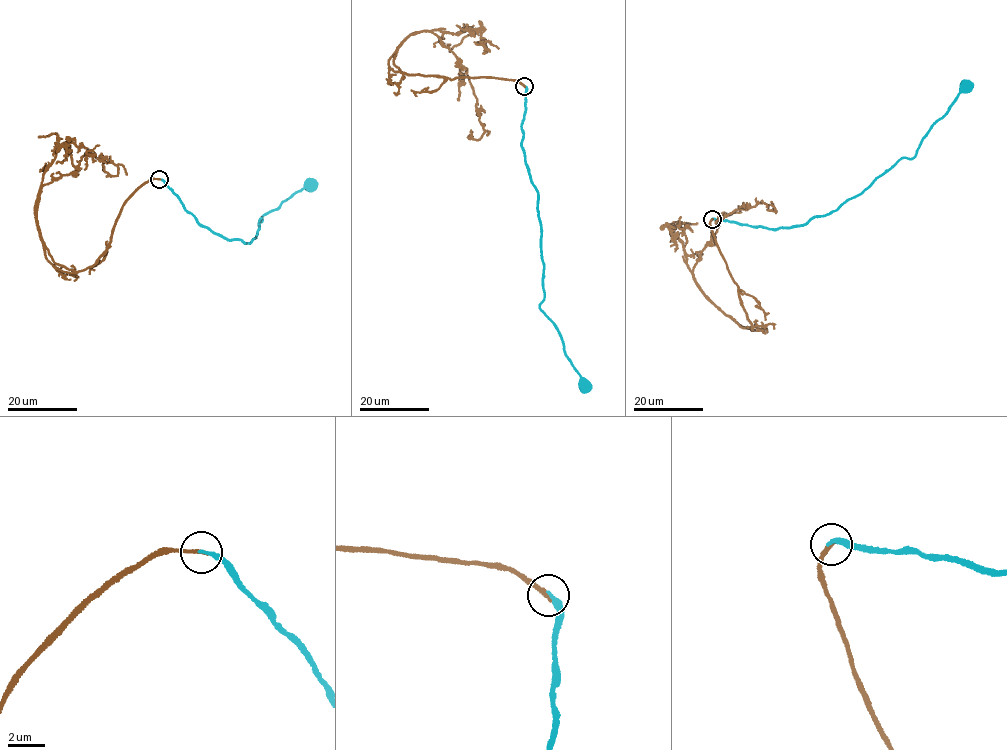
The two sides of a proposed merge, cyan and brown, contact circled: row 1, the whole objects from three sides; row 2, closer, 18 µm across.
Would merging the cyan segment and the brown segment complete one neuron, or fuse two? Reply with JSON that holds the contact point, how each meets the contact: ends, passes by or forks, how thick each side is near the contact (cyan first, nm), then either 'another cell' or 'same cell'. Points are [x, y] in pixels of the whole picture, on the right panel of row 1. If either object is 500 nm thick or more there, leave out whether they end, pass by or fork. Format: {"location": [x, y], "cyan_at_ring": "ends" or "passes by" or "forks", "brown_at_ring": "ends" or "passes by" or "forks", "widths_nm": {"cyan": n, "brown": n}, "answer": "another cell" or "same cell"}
{"location": [712, 219], "cyan_at_ring": "ends", "brown_at_ring": "ends", "widths_nm": {"cyan": 200, "brown": 220}, "answer": "same cell"}

